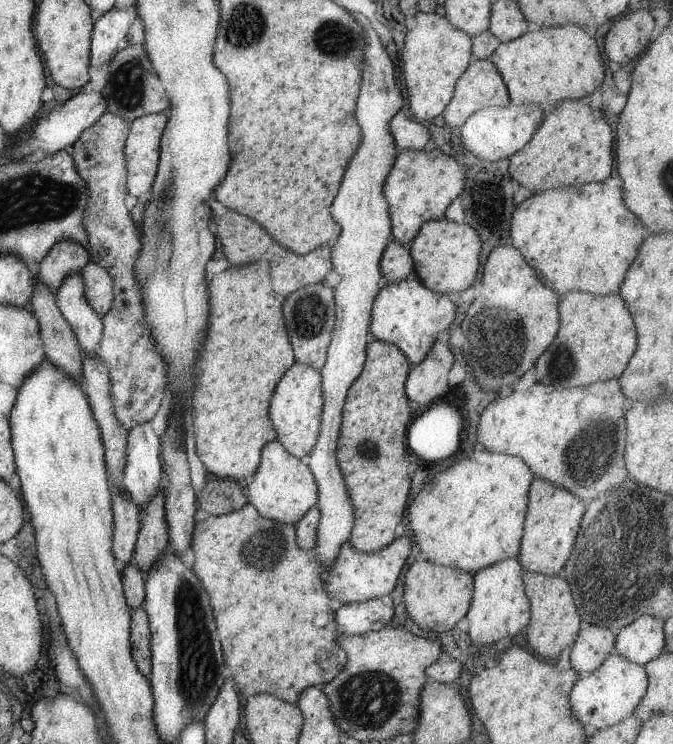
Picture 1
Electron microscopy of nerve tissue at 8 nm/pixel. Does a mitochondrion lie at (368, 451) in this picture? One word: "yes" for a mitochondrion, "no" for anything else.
yes

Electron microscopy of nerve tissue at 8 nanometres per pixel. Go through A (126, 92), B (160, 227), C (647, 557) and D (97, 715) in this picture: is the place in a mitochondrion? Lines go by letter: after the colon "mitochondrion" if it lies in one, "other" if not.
A: mitochondrion
B: mitochondrion
C: mitochondrion
D: other

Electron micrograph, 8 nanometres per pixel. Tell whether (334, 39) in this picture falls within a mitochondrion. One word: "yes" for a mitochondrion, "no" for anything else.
yes

